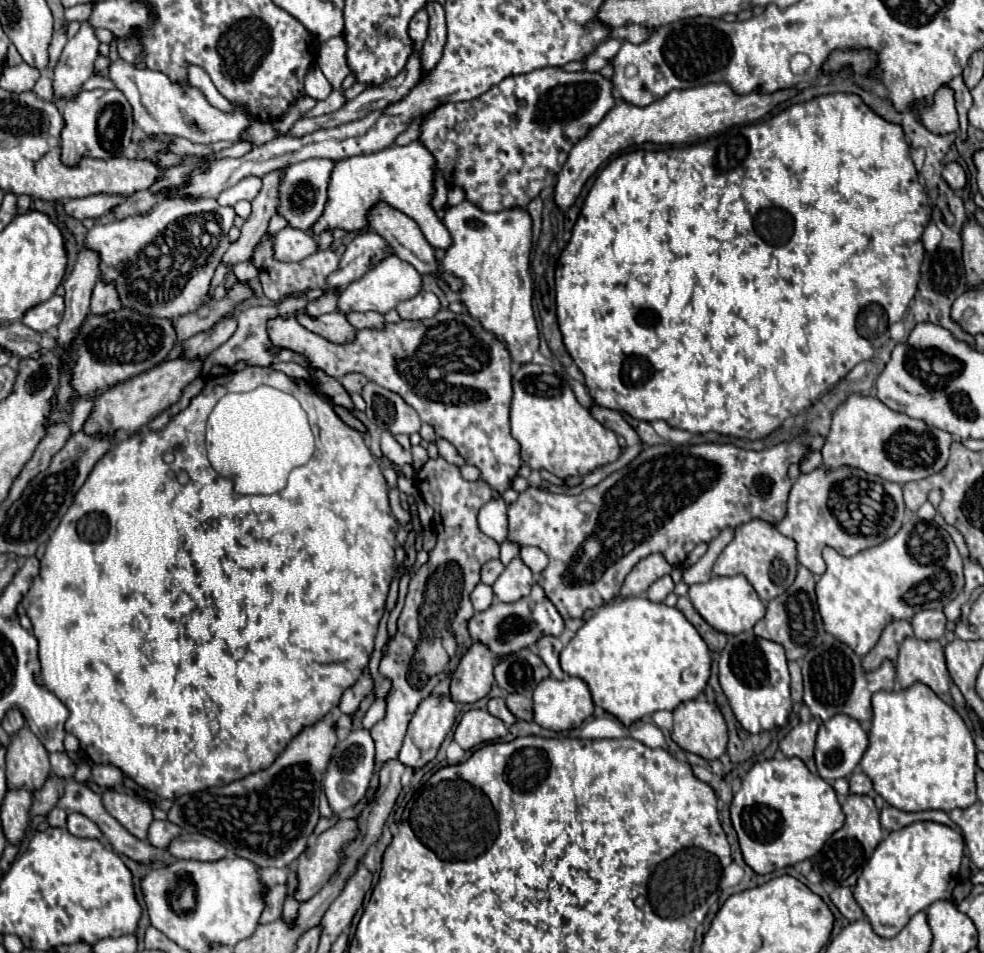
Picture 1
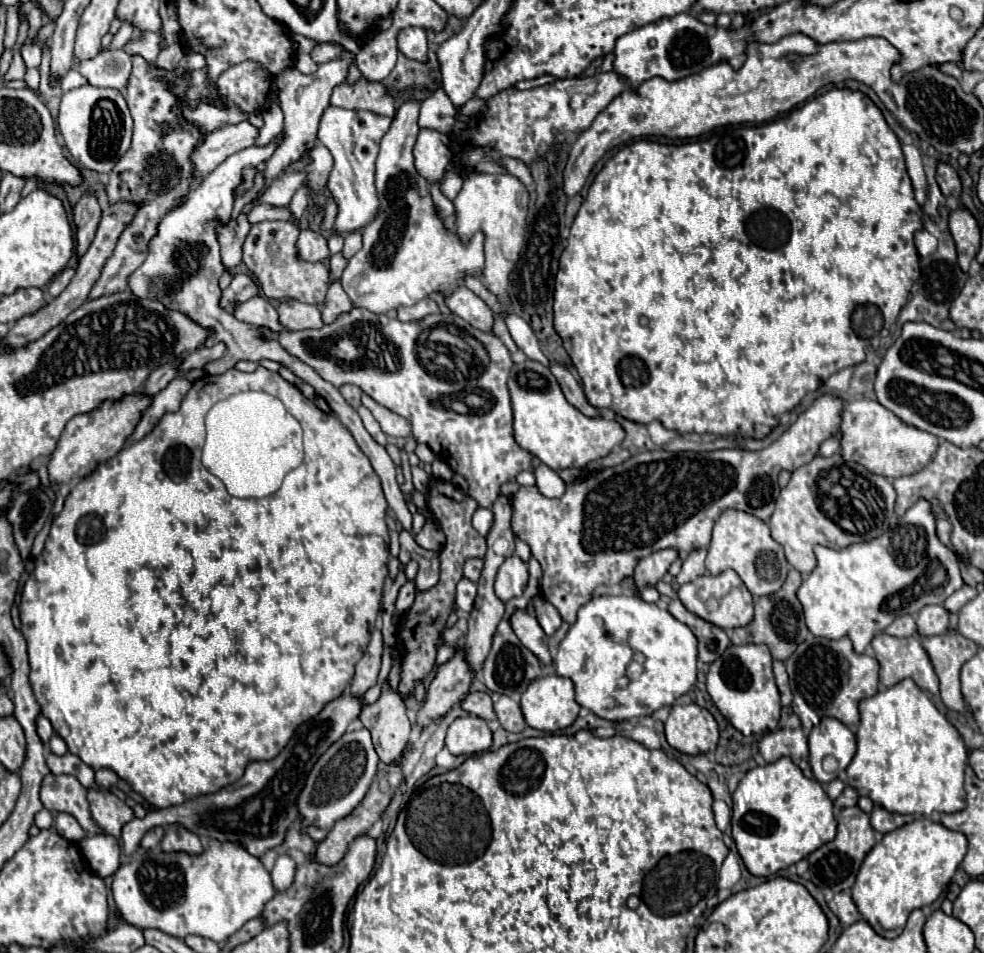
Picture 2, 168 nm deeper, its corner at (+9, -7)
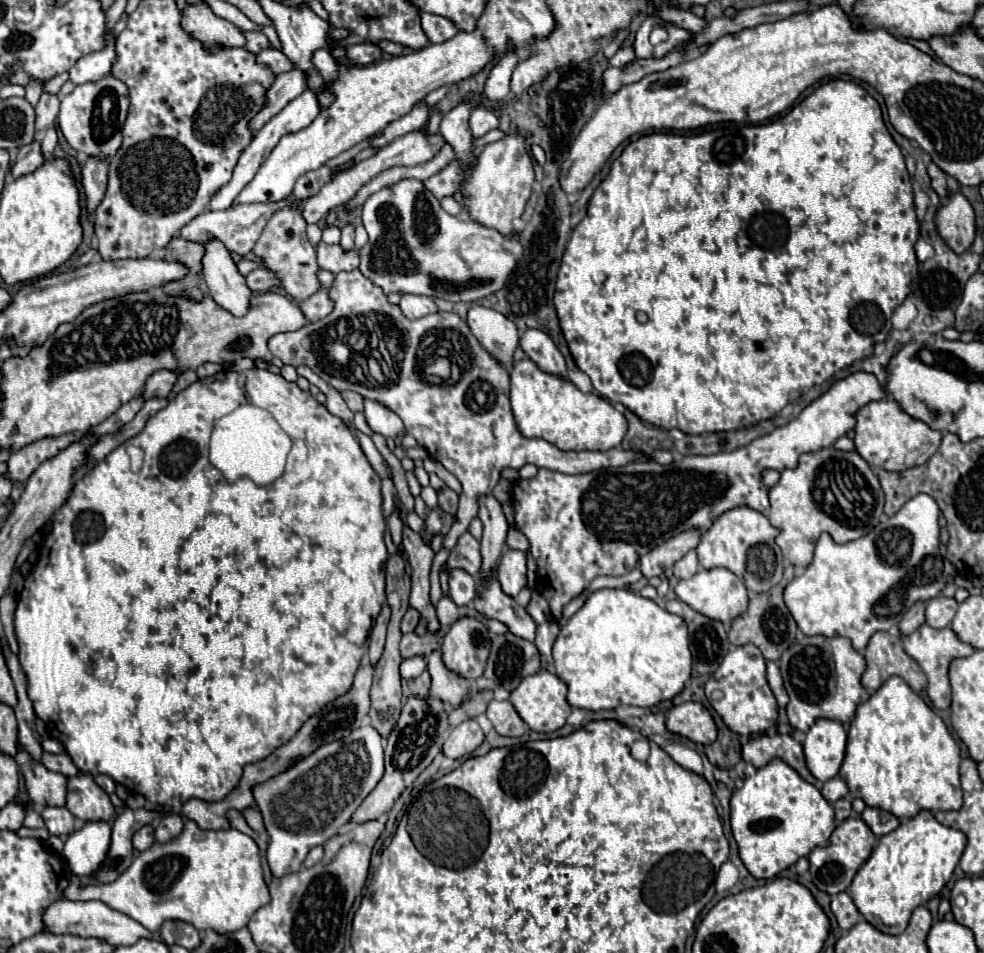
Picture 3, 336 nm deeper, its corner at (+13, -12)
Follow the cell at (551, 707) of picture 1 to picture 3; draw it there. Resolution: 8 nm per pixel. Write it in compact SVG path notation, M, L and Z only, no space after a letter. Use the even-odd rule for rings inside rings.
M539 670L537 674L521 680L521 684L511 692L509 700L515 706L515 710L519 712L519 716L523 718L523 722L531 730L543 732L543 734L563 728L567 722L567 716L571 714L571 706L567 702L567 684L563 680L559 680L555 674L545 672L545 670Z

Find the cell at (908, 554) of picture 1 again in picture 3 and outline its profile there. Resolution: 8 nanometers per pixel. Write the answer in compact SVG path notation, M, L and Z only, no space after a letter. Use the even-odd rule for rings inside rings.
M917 494L895 516L885 518L877 528L873 528L873 532L865 534L861 540L835 544L829 534L821 534L815 544L813 562L785 588L785 604L793 614L799 630L807 636L845 636L851 640L855 650L863 650L877 630L891 630L915 602L937 598L949 578L955 576L955 568L951 566L951 562L941 556L937 518L937 502L927 494Z

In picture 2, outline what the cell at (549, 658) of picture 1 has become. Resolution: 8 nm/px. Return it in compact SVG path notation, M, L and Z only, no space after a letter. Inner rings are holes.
M515 609L513 615L509 617L509 623L511 623L515 635L521 639L521 643L527 649L531 649L541 659L541 663L551 661L551 653L547 647L547 635L541 629L541 625L537 623L537 617L533 611Z

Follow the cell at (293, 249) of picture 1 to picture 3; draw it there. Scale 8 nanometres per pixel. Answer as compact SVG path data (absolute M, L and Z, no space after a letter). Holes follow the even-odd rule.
M325 242L317 244L317 262L321 270L329 270L333 274L341 270L355 270L357 268L357 250L343 252L341 246L329 246Z

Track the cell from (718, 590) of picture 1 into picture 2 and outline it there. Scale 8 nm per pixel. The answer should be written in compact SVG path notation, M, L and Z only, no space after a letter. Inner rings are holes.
M727 569L719 575L701 575L695 581L681 585L679 599L691 613L699 615L701 619L705 619L721 629L745 627L753 619L753 597L733 569Z

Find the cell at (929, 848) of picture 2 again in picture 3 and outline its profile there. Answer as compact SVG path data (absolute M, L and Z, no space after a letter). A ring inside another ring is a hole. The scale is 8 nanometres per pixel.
M929 810L903 820L897 830L881 836L873 854L855 874L849 890L857 910L879 932L899 936L907 928L911 912L937 896L951 880L963 856L965 842L963 832L939 824Z

